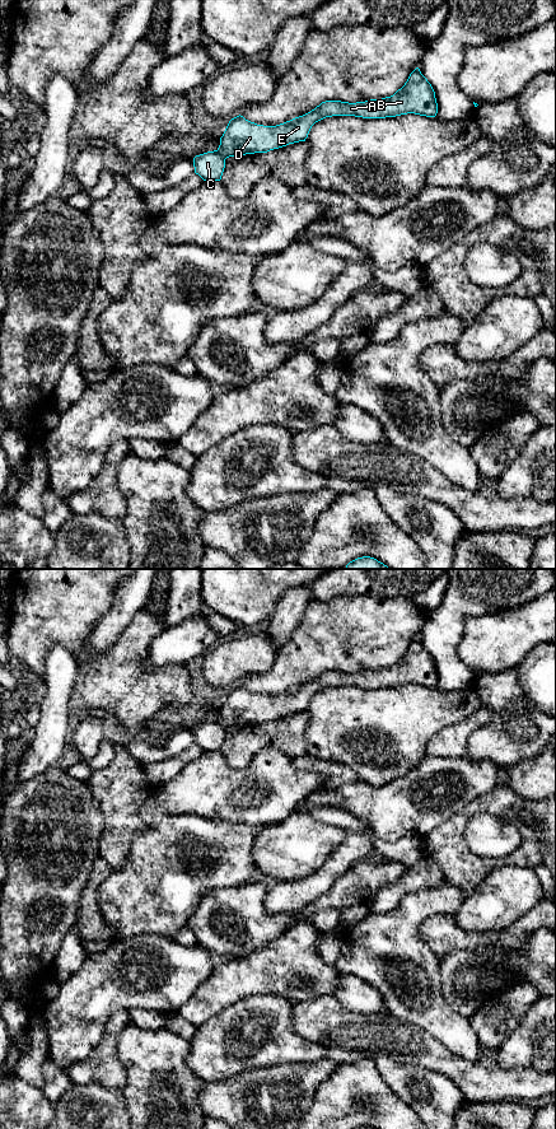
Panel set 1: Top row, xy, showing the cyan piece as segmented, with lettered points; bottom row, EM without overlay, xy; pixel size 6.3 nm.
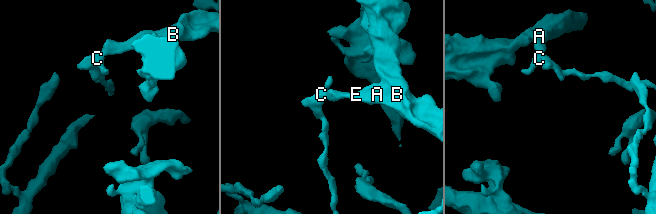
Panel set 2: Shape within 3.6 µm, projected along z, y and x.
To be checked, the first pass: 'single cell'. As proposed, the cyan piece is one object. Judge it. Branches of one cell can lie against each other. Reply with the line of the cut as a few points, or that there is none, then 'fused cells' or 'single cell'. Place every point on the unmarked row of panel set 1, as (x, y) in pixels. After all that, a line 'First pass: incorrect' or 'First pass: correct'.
xy (216, 721), (225, 728) | fused cells
First pass: incorrect

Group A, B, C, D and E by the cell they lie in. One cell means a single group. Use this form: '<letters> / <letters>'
A B D E / C

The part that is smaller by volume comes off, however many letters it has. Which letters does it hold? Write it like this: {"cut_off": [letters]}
{"cut_off": ["C"]}

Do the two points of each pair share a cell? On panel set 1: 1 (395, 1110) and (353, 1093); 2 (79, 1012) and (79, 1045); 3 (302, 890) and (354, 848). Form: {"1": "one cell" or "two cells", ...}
{"1": "one cell", "2": "one cell", "3": "one cell"}

